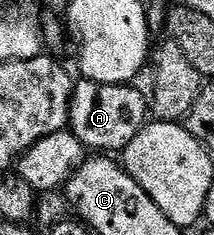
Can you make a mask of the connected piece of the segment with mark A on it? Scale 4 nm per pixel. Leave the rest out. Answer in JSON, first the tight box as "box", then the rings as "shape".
{"box":[68,80,151,155],"shape":[[[78,80],[73,87],[72,107],[69,109],[68,128],[78,137],[84,148],[101,155],[117,155],[124,151],[150,120],[151,101],[137,90],[136,84],[104,85]]]}

